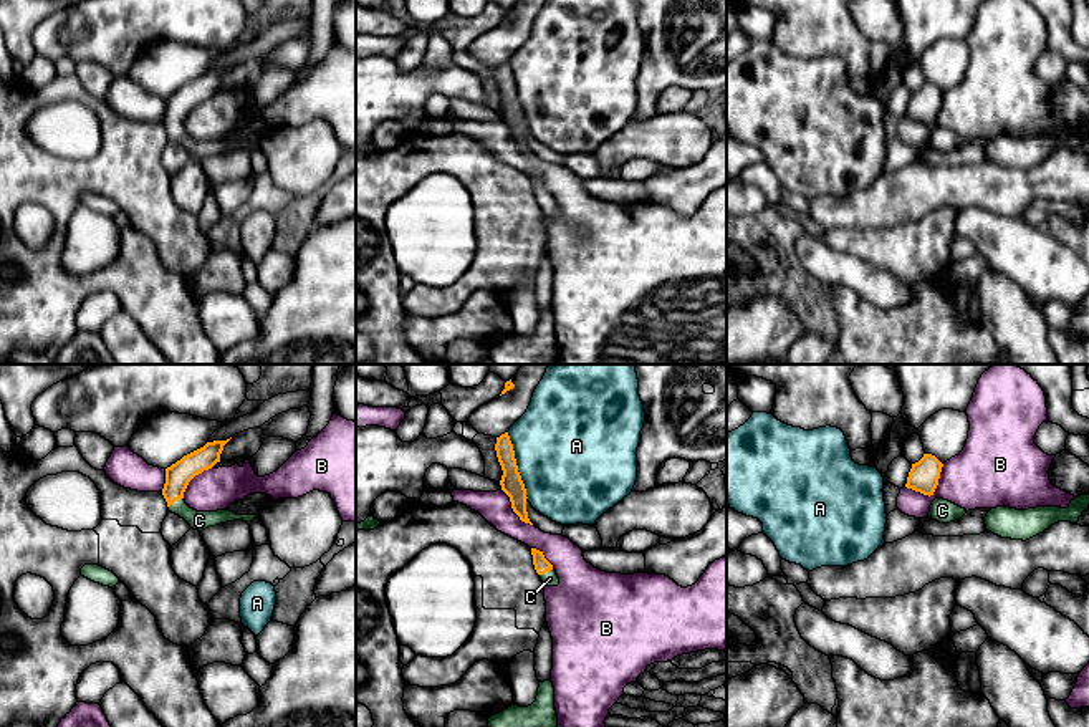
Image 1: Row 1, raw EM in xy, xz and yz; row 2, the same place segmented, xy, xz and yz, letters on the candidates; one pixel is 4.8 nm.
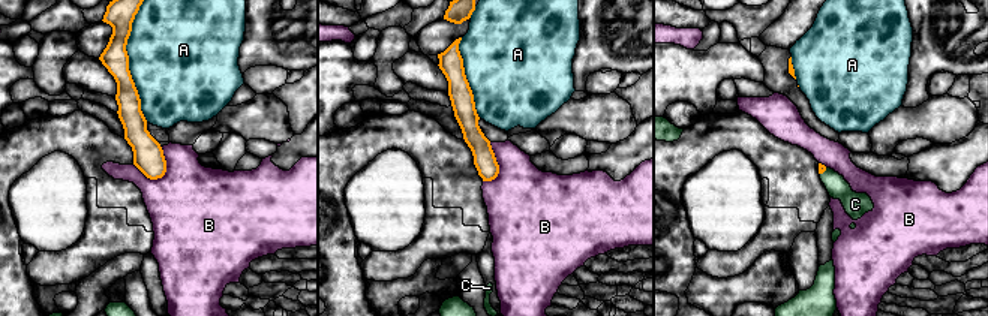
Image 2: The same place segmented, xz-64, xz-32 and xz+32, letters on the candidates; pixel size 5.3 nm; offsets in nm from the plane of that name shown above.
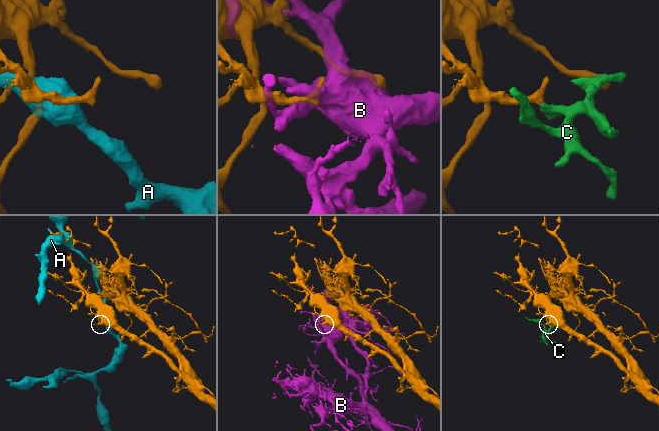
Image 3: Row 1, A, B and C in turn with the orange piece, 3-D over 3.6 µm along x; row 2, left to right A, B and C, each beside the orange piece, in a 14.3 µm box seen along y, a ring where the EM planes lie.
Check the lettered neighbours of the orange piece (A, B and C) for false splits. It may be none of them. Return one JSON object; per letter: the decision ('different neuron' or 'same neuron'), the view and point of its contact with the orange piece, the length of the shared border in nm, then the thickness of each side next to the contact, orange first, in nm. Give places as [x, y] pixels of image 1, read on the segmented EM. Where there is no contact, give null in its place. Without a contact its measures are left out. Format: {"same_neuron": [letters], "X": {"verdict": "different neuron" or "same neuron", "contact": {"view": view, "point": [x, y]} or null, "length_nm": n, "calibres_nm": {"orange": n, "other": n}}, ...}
{"same_neuron": ["C"], "A": {"verdict": "different neuron", "contact": {"view": "xz", "point": [517, 466]}, "length_nm": 340, "calibres_nm": {"orange": 110, "other": 500}}, "B": {"verdict": "different neuron", "contact": {"view": "yz", "point": [932, 492]}, "length_nm": 220, "calibres_nm": {"orange": 150, "other": 300}}, "C": {"verdict": "same neuron", "contact": {"view": "xy", "point": [176, 499]}, "length_nm": 90, "calibres_nm": {"orange": 120, "other": 100}}}

